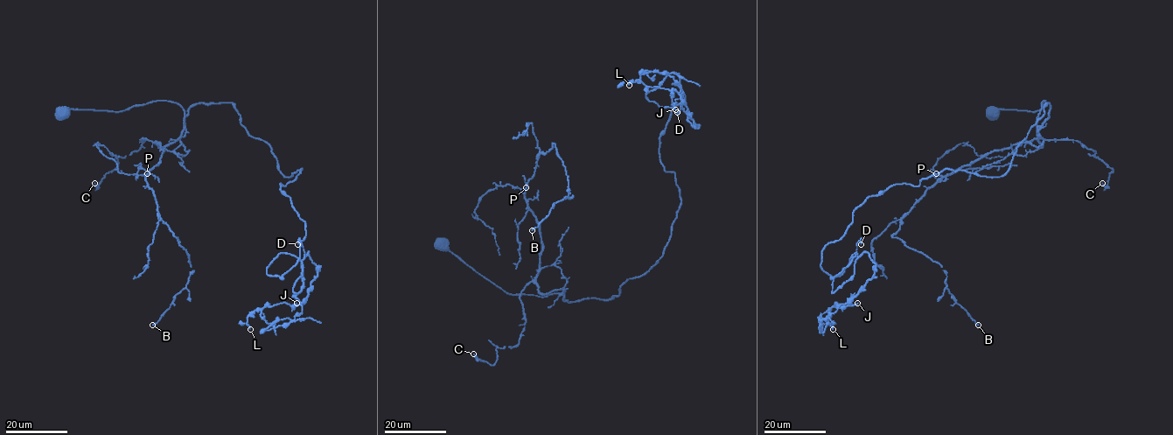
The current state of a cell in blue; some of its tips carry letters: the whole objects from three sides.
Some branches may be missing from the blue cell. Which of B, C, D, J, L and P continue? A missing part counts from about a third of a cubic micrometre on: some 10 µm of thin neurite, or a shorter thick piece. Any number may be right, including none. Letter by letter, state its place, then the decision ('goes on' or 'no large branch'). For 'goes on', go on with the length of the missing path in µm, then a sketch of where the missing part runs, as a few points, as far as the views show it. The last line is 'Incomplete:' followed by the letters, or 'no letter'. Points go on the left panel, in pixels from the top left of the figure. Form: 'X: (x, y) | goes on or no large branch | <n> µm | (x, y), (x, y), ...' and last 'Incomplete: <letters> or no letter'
B: (152, 325) | no large branch
C: (94, 183) | no large branch
D: (297, 244) | no large branch
J: (296, 303) | no large branch
L: (250, 329) | no large branch
P: (147, 173) | no large branch
Incomplete: no letter

